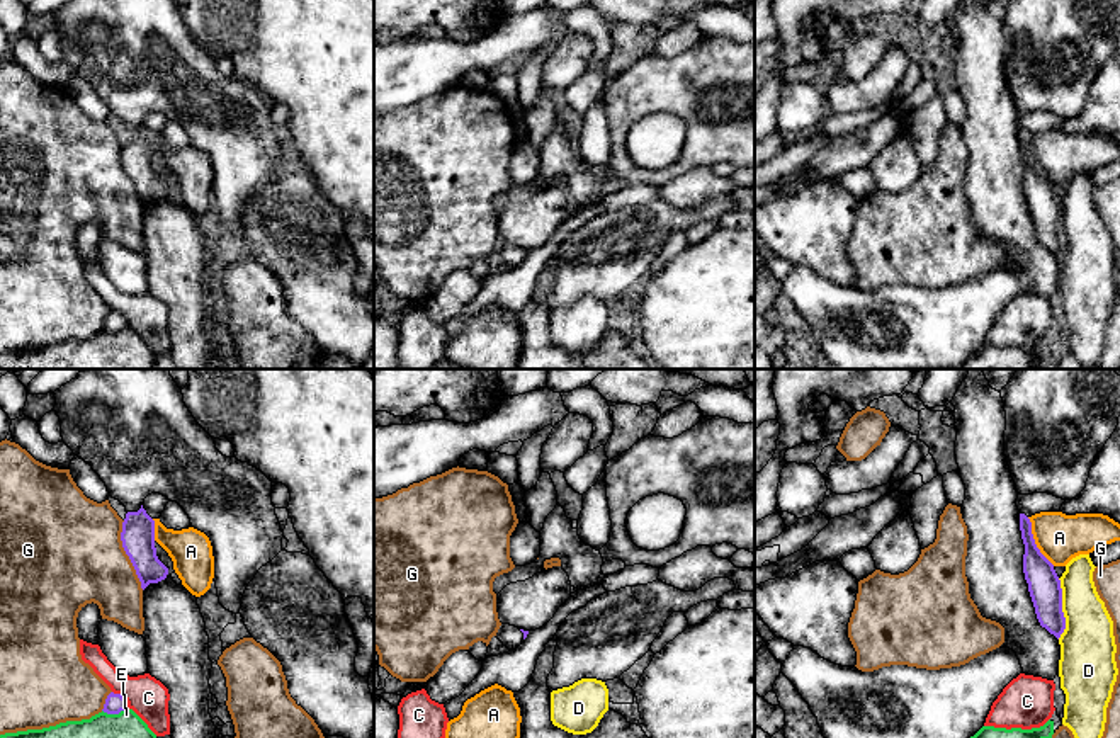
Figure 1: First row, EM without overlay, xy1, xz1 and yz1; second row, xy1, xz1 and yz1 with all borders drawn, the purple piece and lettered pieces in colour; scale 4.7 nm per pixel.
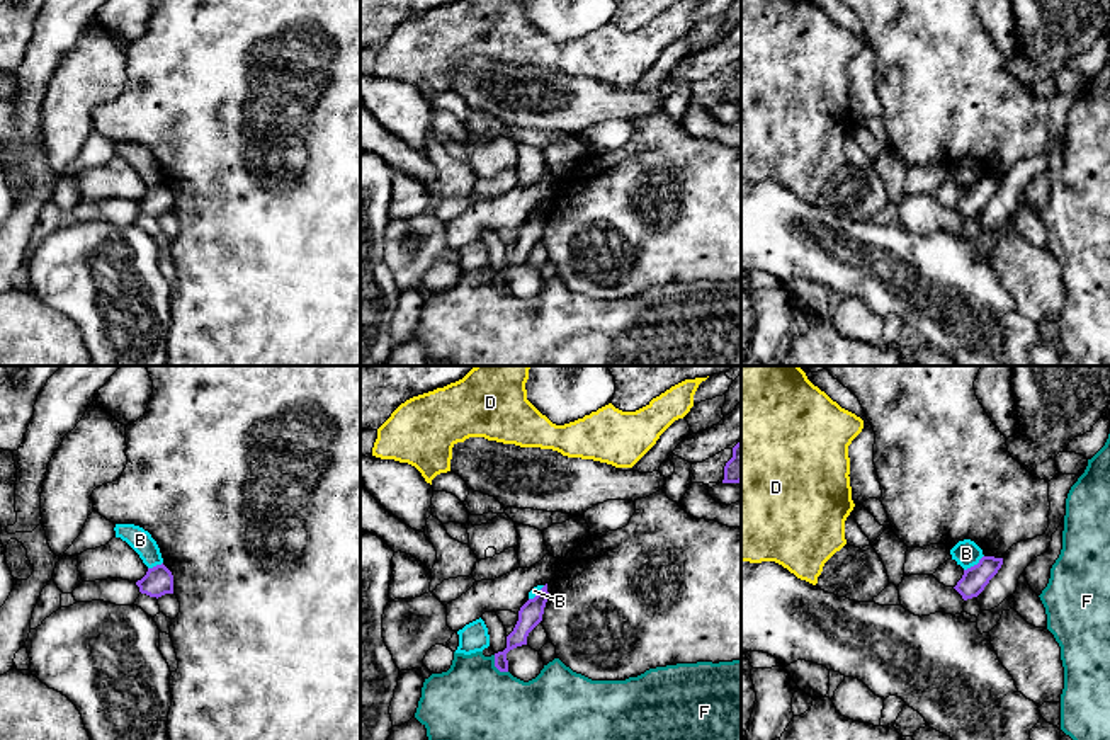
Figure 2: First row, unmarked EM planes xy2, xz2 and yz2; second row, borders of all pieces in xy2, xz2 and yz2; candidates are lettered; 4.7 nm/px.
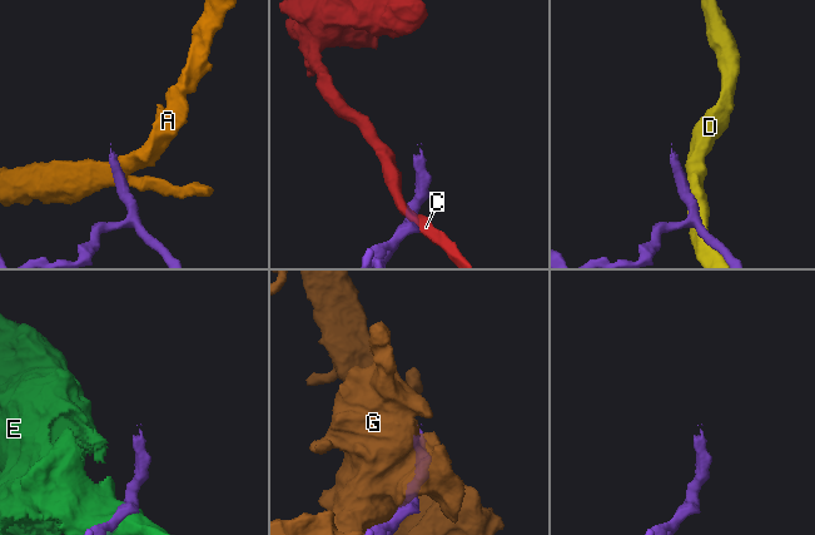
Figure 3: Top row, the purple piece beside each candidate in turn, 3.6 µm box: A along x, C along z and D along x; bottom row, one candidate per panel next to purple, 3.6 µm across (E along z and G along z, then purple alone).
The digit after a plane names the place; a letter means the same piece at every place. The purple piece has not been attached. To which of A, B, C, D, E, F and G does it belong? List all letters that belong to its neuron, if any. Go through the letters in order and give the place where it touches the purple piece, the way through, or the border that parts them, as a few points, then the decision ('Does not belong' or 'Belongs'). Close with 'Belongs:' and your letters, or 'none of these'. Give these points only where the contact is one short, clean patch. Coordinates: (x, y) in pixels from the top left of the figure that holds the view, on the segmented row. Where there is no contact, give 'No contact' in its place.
A: Touches purple at yz1 (1034, 541). Boundary: yz1 (1027, 517), (1035, 546), (1054, 565). Does not belong
B: Touches purple at yz2 (974, 565). Boundary: yz2 (983, 555), (964, 570). Does not belong
C: Touches purple at xy1 (123, 698). Boundary: xy1 (113, 691), (128, 706). Does not belong
D: Touches purple at yz1 (1061, 609). Does not belong
E: Touches purple at xy1 (114, 713). Does not belong
F: Touches purple at xz2 (497, 667). Boundary: xz2 (493, 655), (493, 664), (507, 672). Does not belong
G: Touches purple at xy1 (126, 553). Does not belong
Belongs: none of these

